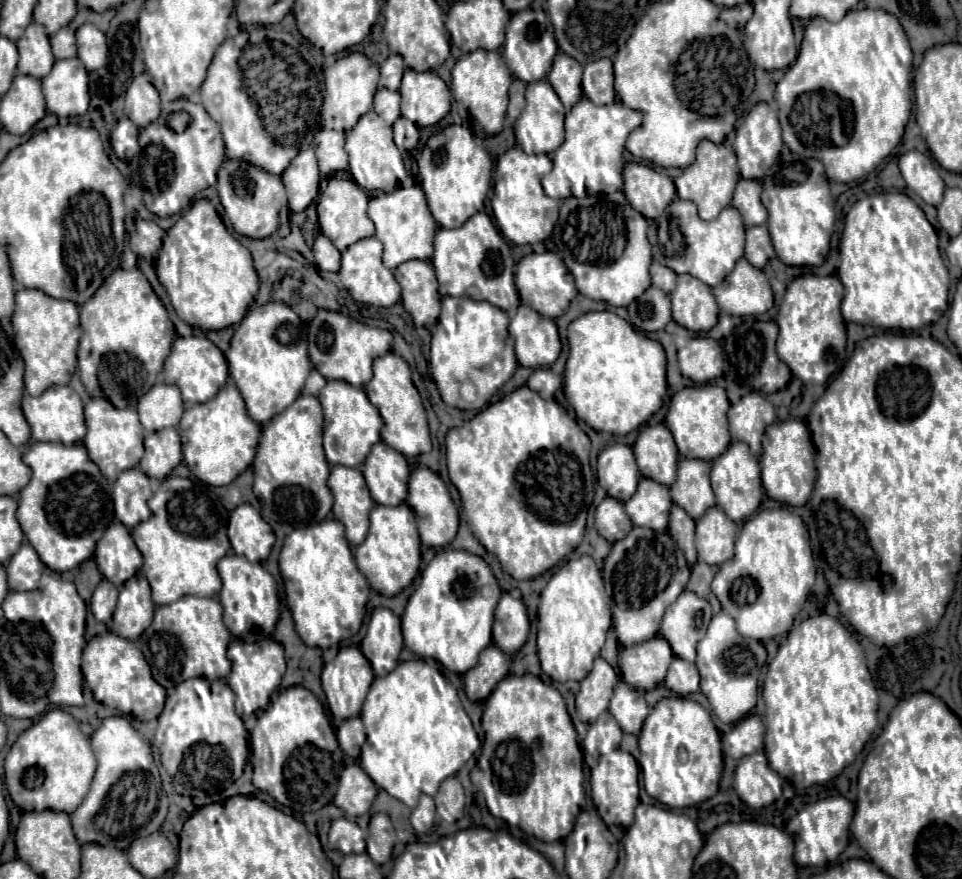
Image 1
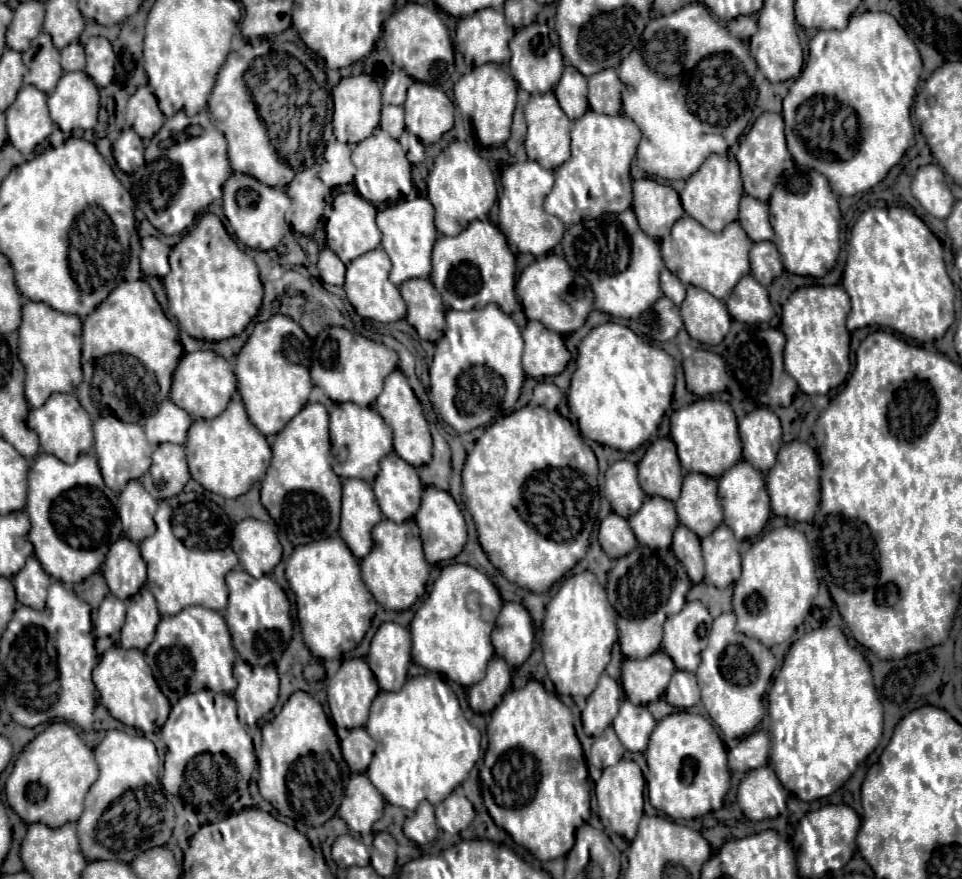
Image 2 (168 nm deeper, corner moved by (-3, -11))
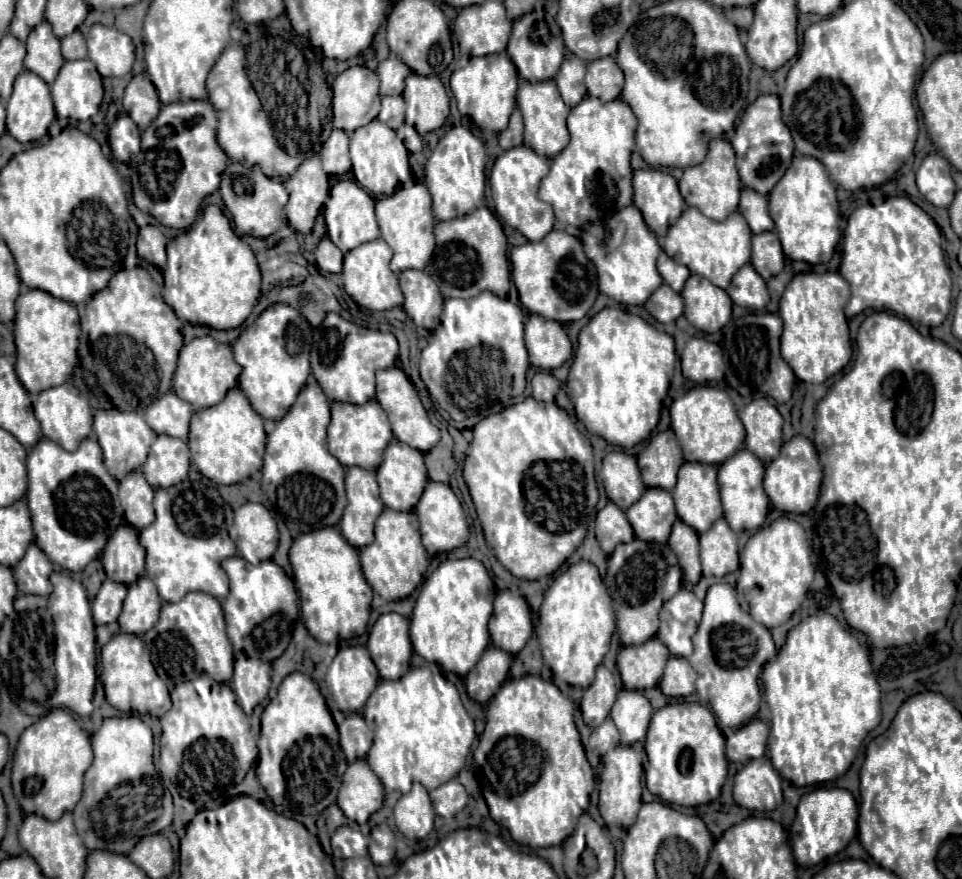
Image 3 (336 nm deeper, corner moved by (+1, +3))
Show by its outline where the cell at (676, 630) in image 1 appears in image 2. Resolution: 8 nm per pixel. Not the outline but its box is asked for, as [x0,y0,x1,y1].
[663,602,711,672]

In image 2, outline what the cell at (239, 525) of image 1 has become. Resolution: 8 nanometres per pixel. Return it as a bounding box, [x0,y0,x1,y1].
[233,518,281,578]

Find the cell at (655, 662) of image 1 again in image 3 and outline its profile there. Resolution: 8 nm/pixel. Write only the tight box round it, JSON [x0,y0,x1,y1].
[617,638,669,690]

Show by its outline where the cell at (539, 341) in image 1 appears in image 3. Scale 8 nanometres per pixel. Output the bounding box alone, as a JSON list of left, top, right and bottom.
[525,316,573,370]

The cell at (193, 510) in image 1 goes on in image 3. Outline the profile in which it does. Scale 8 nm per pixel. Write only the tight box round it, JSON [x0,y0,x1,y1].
[139,482,235,602]

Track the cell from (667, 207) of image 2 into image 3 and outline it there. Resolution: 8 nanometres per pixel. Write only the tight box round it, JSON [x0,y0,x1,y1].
[633,170,685,238]

